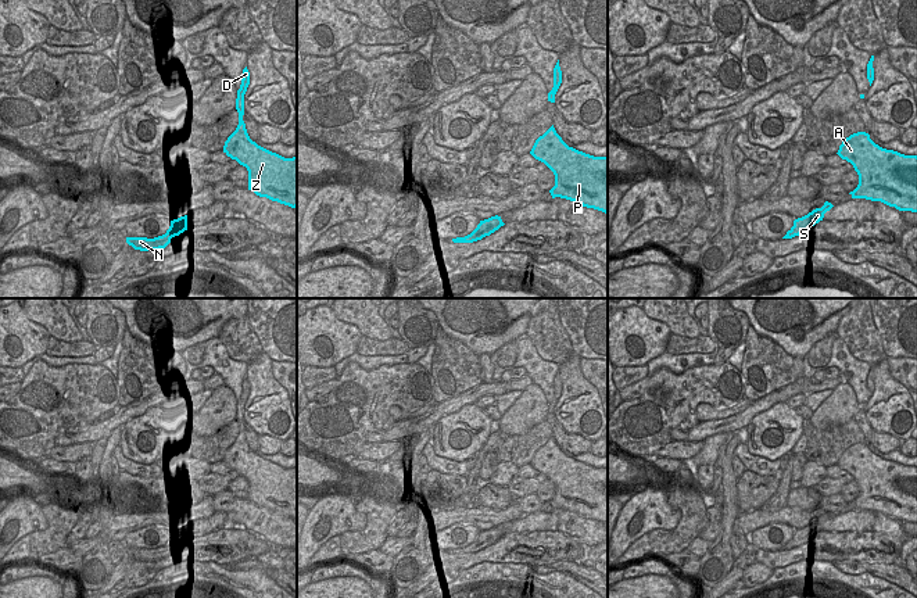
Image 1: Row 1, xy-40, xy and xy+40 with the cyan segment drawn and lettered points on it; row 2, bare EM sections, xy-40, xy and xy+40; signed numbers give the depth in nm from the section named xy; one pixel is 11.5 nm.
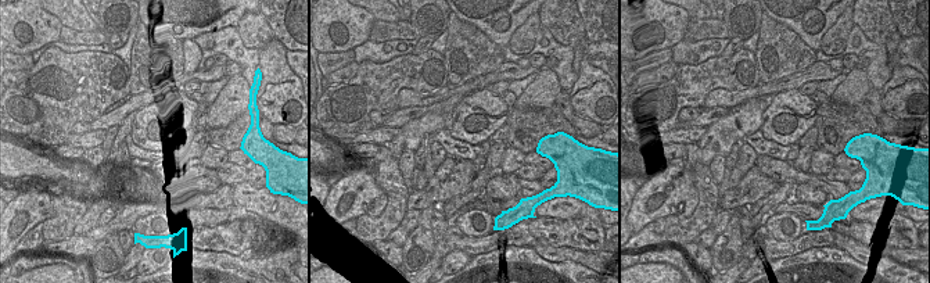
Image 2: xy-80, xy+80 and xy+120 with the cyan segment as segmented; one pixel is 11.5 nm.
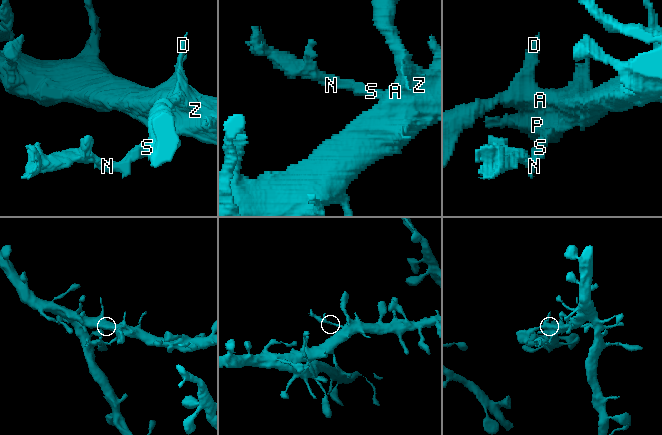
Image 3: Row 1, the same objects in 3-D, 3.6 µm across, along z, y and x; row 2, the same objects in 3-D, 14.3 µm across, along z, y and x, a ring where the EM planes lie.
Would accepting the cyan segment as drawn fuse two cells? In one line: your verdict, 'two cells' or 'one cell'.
two cells

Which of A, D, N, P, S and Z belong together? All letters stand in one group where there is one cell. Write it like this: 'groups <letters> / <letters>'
groups A D P S Z / N

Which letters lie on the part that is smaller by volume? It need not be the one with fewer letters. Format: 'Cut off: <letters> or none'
Cut off: N

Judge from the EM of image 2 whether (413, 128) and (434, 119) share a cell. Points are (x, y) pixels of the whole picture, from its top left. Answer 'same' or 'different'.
same

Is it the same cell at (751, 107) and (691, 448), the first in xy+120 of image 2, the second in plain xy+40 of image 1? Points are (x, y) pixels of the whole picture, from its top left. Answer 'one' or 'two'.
two

